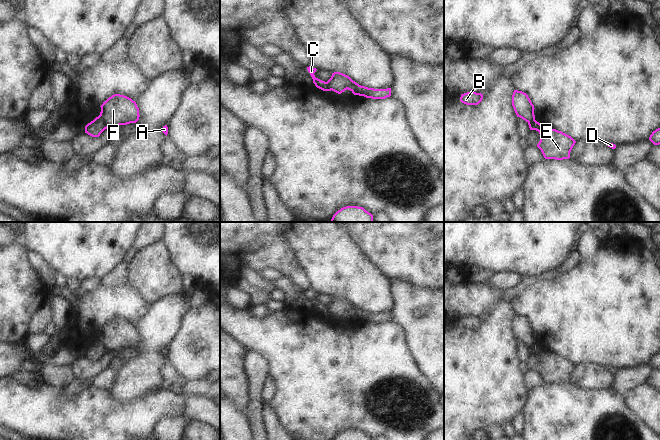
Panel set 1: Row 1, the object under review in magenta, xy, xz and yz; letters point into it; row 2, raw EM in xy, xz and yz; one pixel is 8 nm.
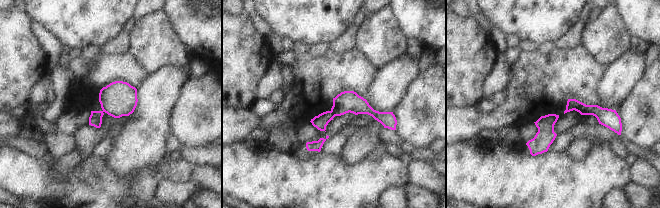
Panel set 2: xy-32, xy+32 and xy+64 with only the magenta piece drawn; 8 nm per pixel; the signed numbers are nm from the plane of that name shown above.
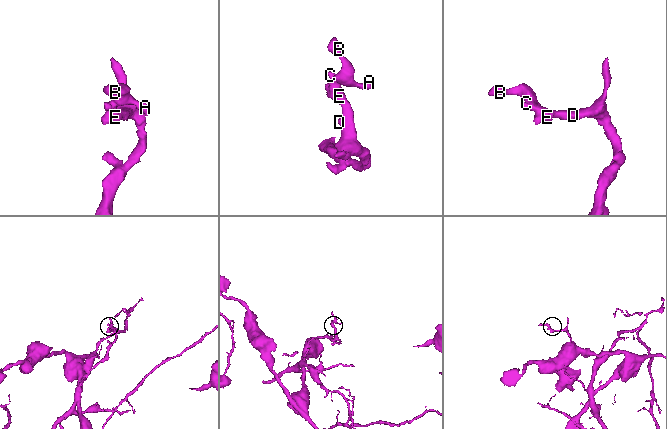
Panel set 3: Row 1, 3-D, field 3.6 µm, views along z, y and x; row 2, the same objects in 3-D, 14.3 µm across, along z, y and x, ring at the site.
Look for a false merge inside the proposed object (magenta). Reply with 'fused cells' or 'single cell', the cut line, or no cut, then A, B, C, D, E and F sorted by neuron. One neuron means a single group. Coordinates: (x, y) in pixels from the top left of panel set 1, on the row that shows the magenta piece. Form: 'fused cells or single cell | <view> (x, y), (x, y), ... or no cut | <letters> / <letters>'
fused cells | xy (99, 115), (108, 127) | A B F / C D E

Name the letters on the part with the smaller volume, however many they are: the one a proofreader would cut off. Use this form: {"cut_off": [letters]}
{"cut_off": ["A", "B", "F"]}

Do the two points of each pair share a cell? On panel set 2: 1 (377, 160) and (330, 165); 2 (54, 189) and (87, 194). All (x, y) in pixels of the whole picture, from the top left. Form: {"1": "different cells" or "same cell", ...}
{"1": "same cell", "2": "same cell"}

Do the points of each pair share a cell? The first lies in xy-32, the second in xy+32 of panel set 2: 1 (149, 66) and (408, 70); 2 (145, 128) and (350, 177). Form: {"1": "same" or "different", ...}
{"1": "different", "2": "different"}

